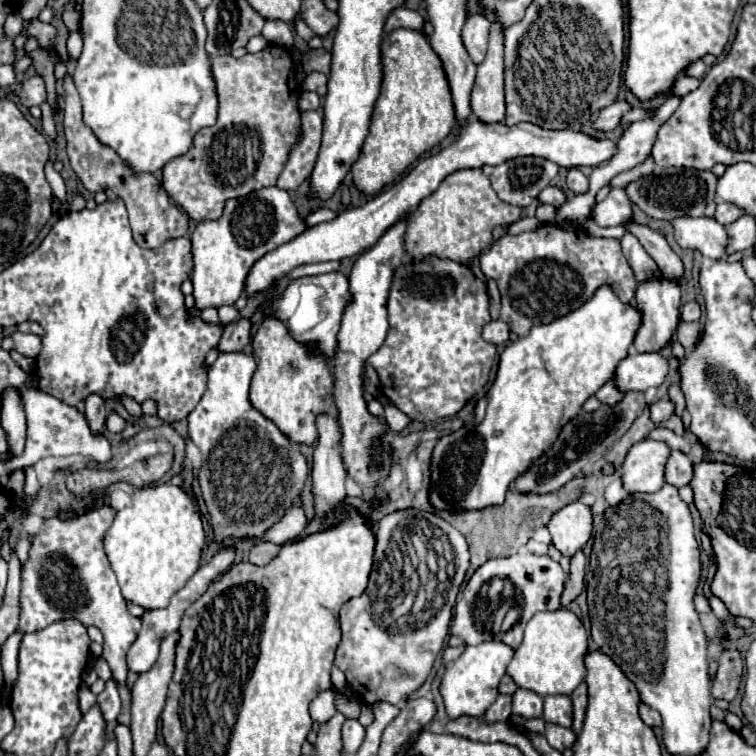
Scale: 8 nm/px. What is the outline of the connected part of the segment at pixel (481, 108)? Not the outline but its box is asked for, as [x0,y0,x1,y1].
[470,22,504,122]

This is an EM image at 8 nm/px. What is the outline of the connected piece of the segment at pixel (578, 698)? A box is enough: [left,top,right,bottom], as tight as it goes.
[572,682,588,734]

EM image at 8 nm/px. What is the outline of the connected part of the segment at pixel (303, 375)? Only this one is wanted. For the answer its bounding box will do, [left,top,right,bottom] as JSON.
[250,316,334,446]

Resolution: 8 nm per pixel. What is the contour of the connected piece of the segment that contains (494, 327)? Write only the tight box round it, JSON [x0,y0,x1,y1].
[482,320,510,344]

